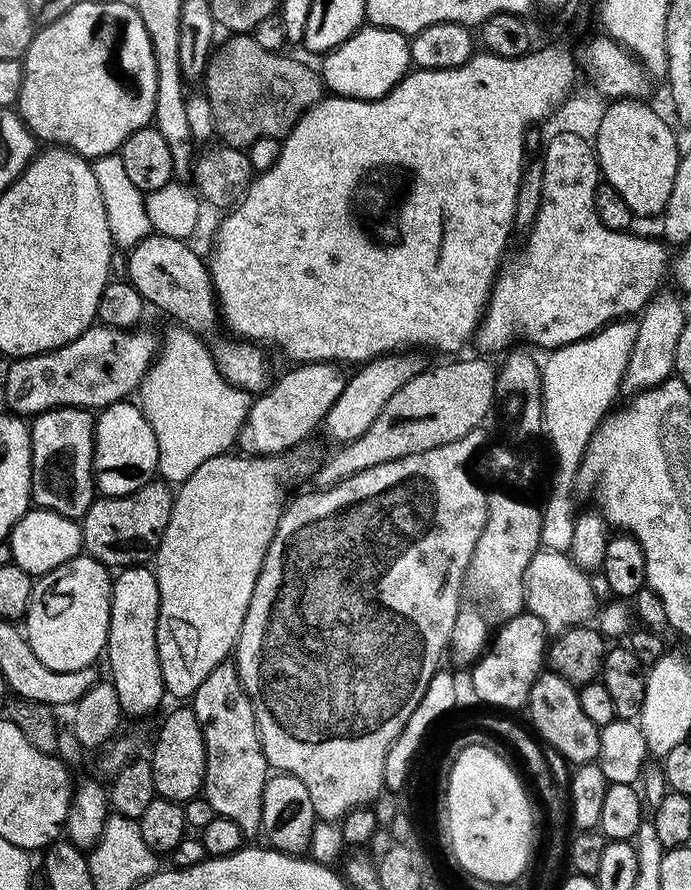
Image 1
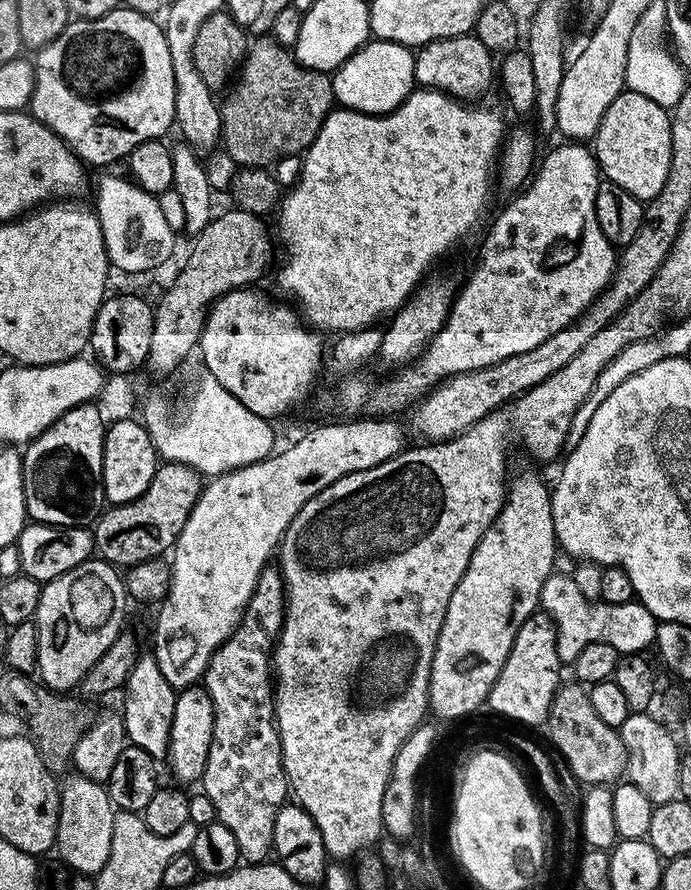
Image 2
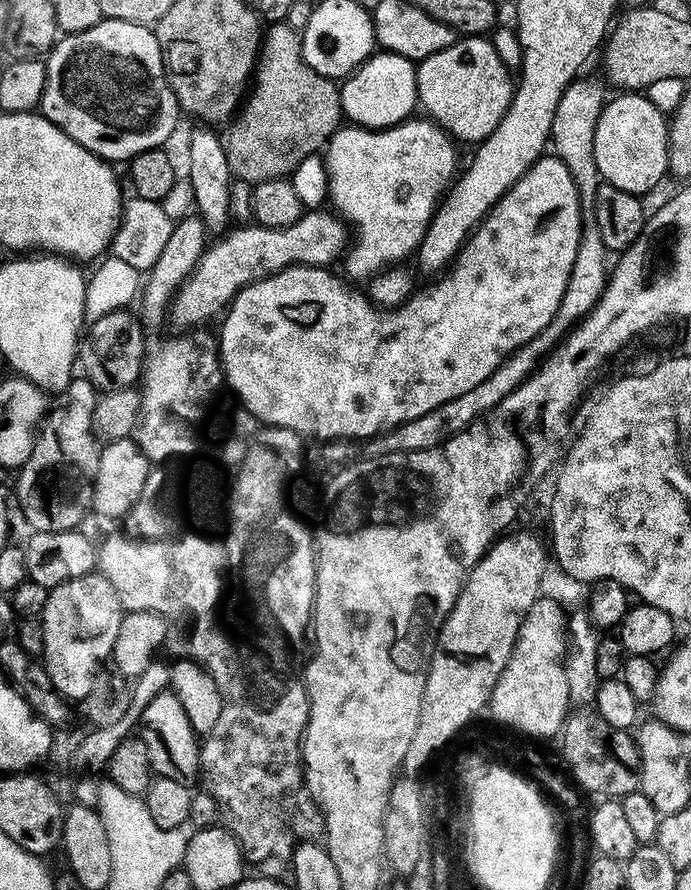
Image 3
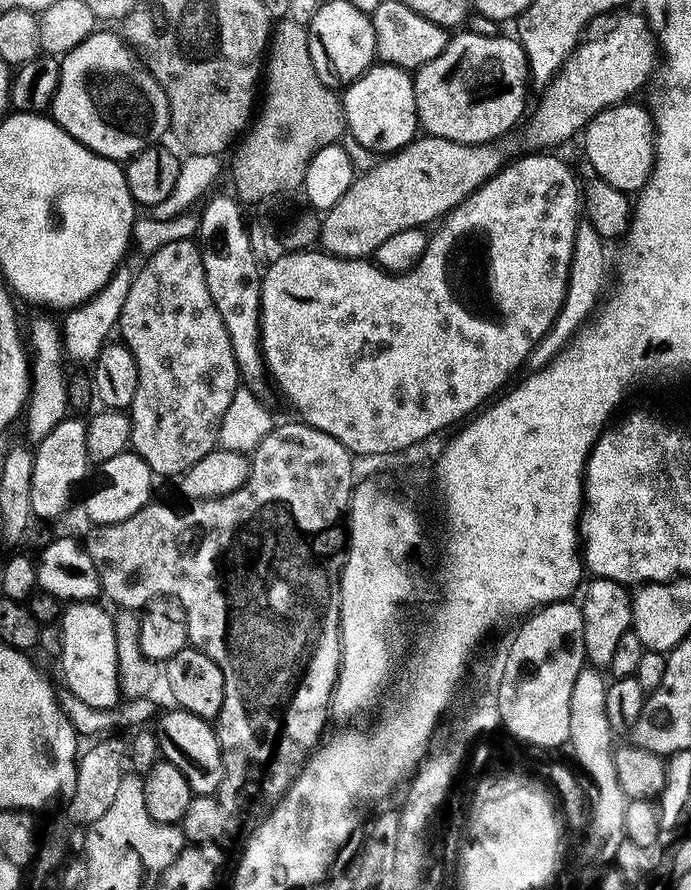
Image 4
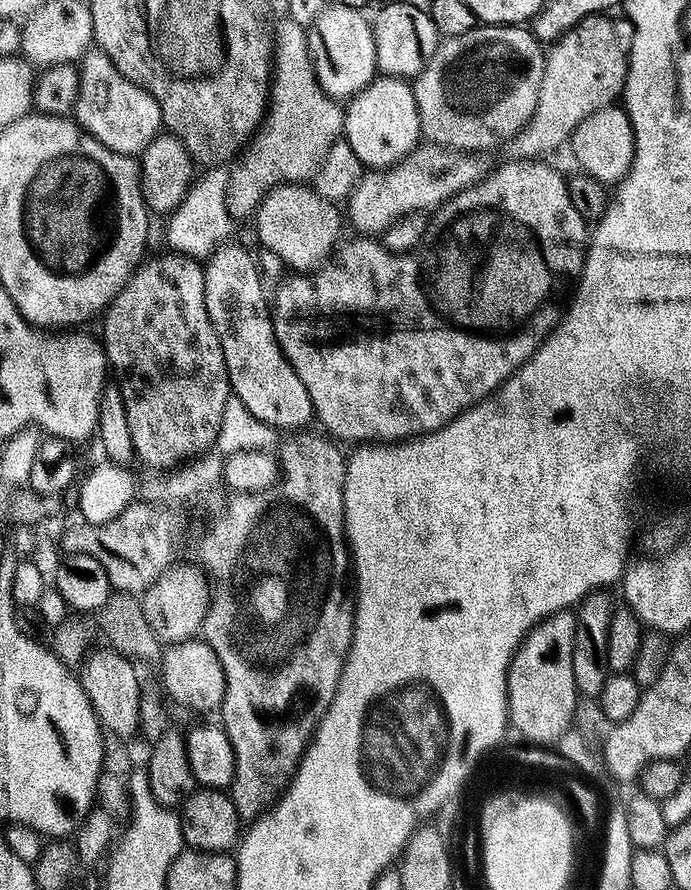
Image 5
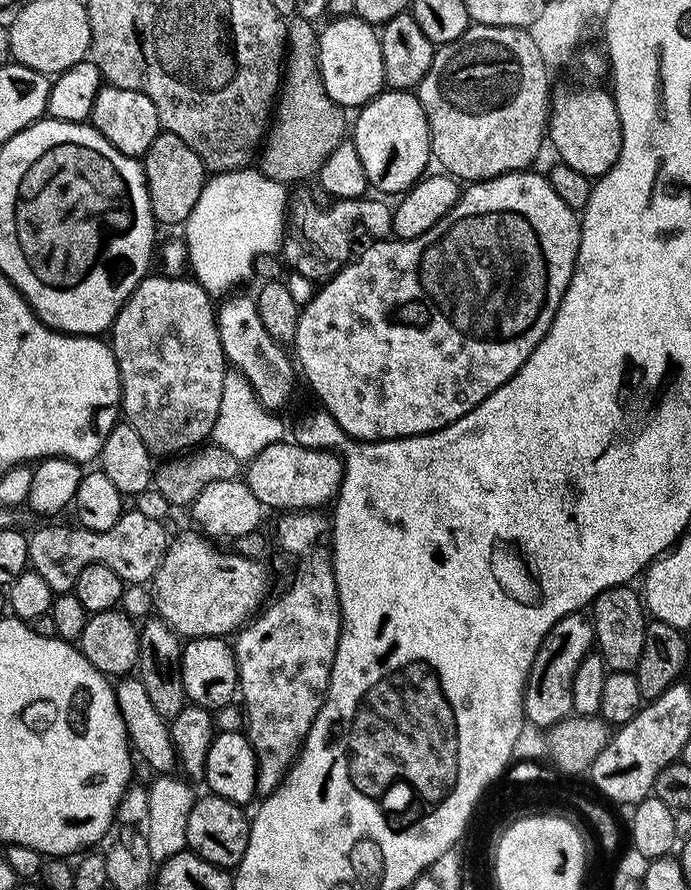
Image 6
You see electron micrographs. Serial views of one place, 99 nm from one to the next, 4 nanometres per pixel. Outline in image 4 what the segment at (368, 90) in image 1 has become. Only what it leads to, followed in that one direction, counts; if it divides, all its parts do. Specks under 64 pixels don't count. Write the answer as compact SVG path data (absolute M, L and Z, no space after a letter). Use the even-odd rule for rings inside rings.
M377 63L359 76L355 82L347 85L342 92L344 106L344 122L347 131L364 148L369 148L376 154L391 154L404 148L418 135L418 121L416 118L416 99L412 89L413 77L403 68L396 68L392 64Z

